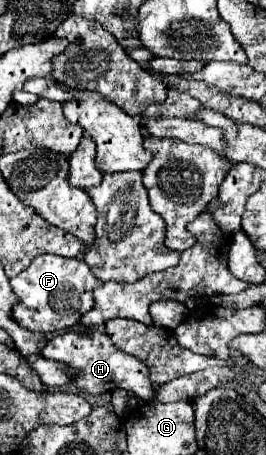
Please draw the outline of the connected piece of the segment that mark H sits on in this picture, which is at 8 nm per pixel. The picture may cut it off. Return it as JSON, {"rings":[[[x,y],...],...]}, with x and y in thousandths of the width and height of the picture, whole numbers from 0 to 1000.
{"rings":[[[357,725],[357,730],[222,734],[199,747],[184,747],[184,756],[162,765],[162,782],[184,791],[244,796],[267,809],[297,813],[282,844],[327,866],[395,866],[395,862],[425,862],[432,853],[462,853],[538,879],[575,875],[583,857],[560,840],[560,809],[530,791],[515,791],[508,782],[455,774],[395,730]]]}

